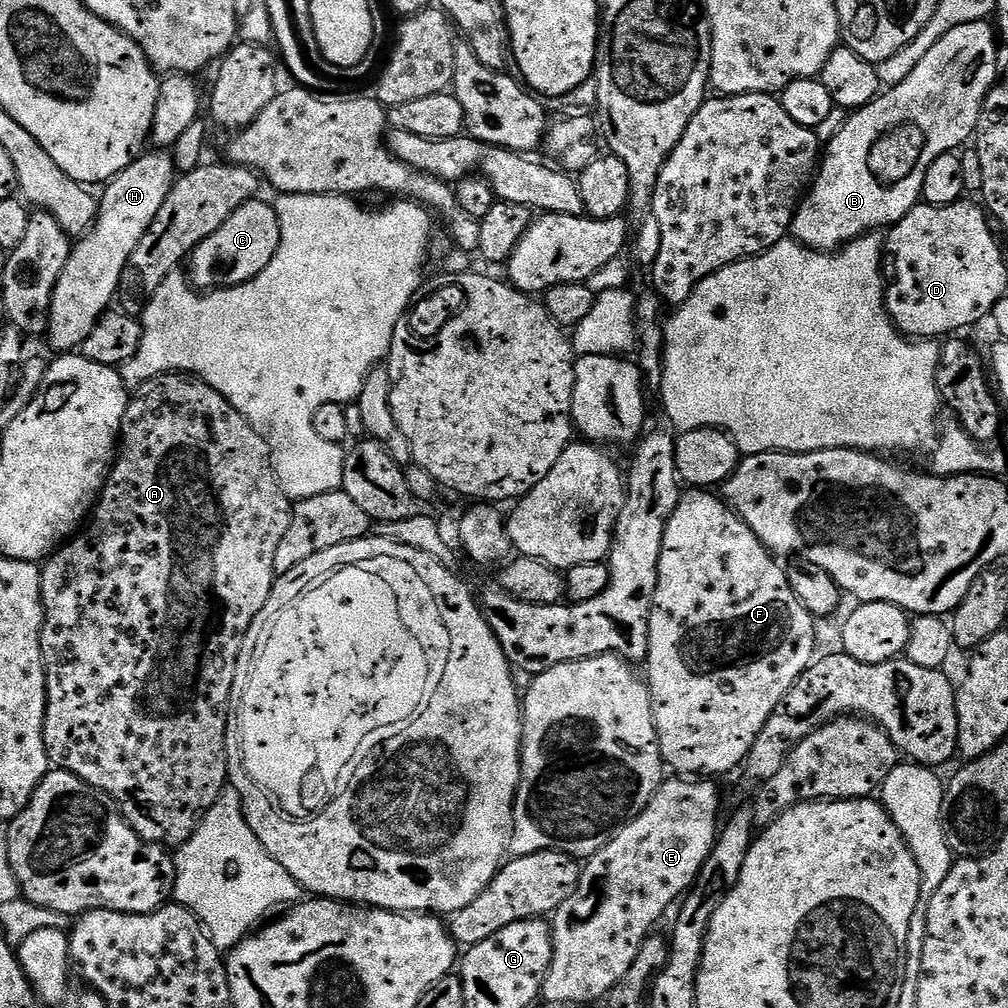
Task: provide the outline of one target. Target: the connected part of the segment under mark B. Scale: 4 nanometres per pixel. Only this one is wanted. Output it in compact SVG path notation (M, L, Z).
M988 20L966 22L966 26L954 26L954 30L950 30L950 34L946 34L943 38L938 38L938 42L934 42L934 46L927 52L926 58L922 58L922 62L918 62L918 66L914 66L913 72L902 82L898 82L898 86L887 89L883 94L877 96L876 99L871 100L866 107L855 109L845 119L844 125L838 130L838 134L827 141L826 147L822 152L822 159L818 164L818 171L815 173L806 195L801 199L795 216L792 217L791 235L799 243L803 244L805 248L812 248L815 252L832 254L843 248L844 245L851 244L859 236L866 236L880 230L876 228L884 230L896 224L909 210L921 203L922 182L926 178L926 170L930 170L930 162L934 162L934 158L938 158L947 152L956 152L963 149L965 147L963 144L967 140L969 143L976 135L978 118L981 110L984 108L984 99L988 97L989 92L992 91L998 80L996 63L999 62L1000 56L996 53L996 44L998 45L998 32Z

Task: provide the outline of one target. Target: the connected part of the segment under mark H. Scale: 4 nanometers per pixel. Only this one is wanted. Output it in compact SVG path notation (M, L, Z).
M148 150L108 181L104 197L101 195L98 200L96 223L73 243L70 258L54 286L46 340L57 348L57 353L75 353L101 316L113 307L130 254L142 242L142 234L162 210L162 202L166 202L166 194L177 179L171 151Z

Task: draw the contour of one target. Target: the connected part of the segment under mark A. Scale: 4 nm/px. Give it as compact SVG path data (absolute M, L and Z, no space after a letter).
M165 374L147 380L142 387L135 389L120 434L122 447L113 463L108 483L96 501L92 525L90 520L79 535L57 548L40 568L40 601L44 604L40 645L48 691L44 741L49 761L57 769L74 773L91 788L115 800L128 825L143 840L149 844L179 846L196 833L196 827L210 806L218 802L228 784L226 734L231 688L245 651L244 638L255 615L266 606L266 598L270 598L272 584L277 578L274 554L278 554L278 542L282 542L282 534L286 534L290 526L293 501L280 489L272 465L272 450L262 434L258 434L258 430L254 430L254 426L250 426L250 422L246 422L246 418L242 418L242 414L218 394L218 390L195 376Z

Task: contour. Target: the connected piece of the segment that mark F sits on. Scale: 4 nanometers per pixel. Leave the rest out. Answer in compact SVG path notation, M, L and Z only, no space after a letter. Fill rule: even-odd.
M688 490L681 495L674 514L666 522L666 534L662 534L662 550L658 562L658 586L654 590L652 609L648 615L648 676L646 683L650 702L652 703L652 721L656 727L656 737L660 747L660 757L665 765L672 768L673 773L683 774L688 778L717 778L731 768L739 769L743 765L748 752L754 746L754 738L766 726L770 714L774 714L776 707L786 698L786 694L796 684L802 673L811 668L816 652L816 624L817 621L798 602L794 590L788 581L788 573L782 567L781 561L767 546L760 541L746 526L746 522L738 513L728 507L727 503L712 490Z

